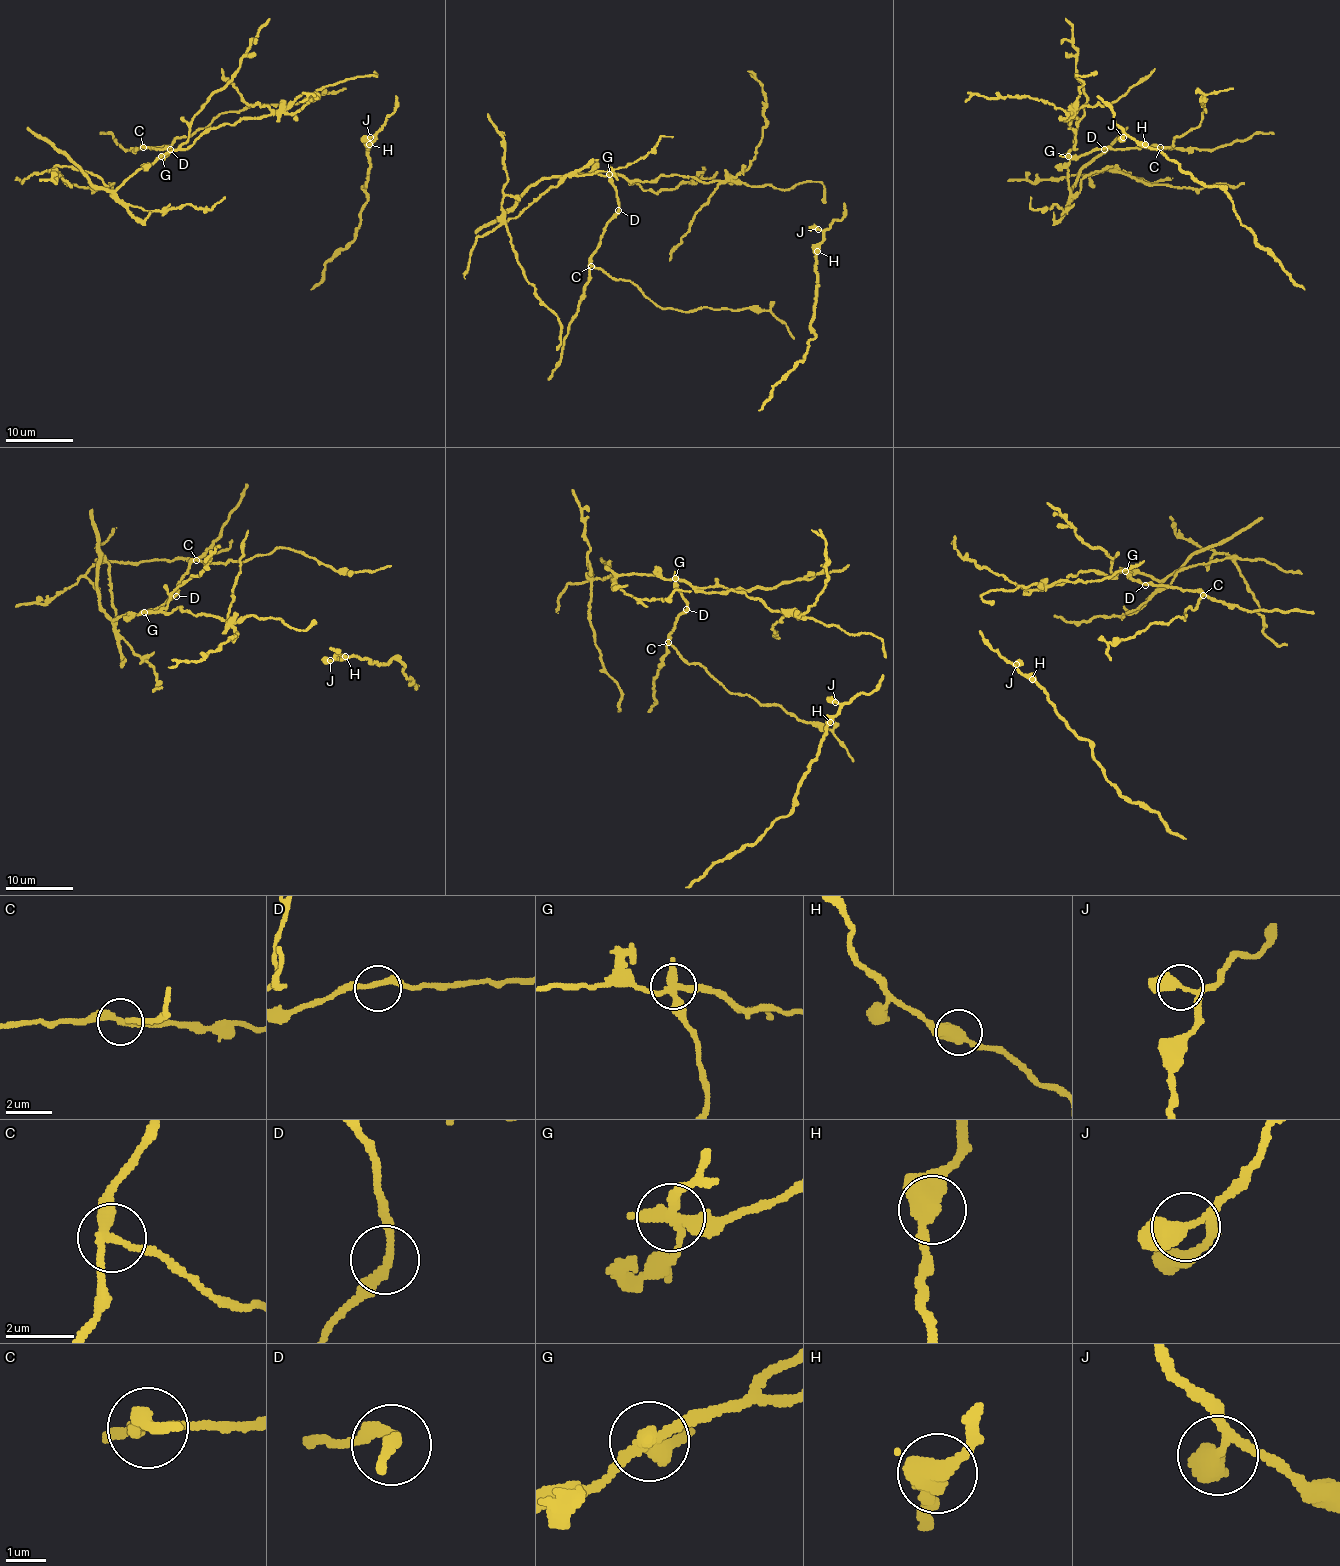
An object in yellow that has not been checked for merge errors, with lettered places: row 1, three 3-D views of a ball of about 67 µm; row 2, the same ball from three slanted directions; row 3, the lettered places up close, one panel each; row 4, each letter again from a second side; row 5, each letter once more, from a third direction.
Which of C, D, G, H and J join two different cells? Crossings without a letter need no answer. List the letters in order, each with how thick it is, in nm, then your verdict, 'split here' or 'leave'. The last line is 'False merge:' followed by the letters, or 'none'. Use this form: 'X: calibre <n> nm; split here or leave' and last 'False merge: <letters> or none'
C: calibre 240 nm; split here
D: calibre 240 nm; leave
G: calibre 340 nm; split here
H: calibre 420 nm; leave
J: calibre 320 nm; leave
False merge: C, G

